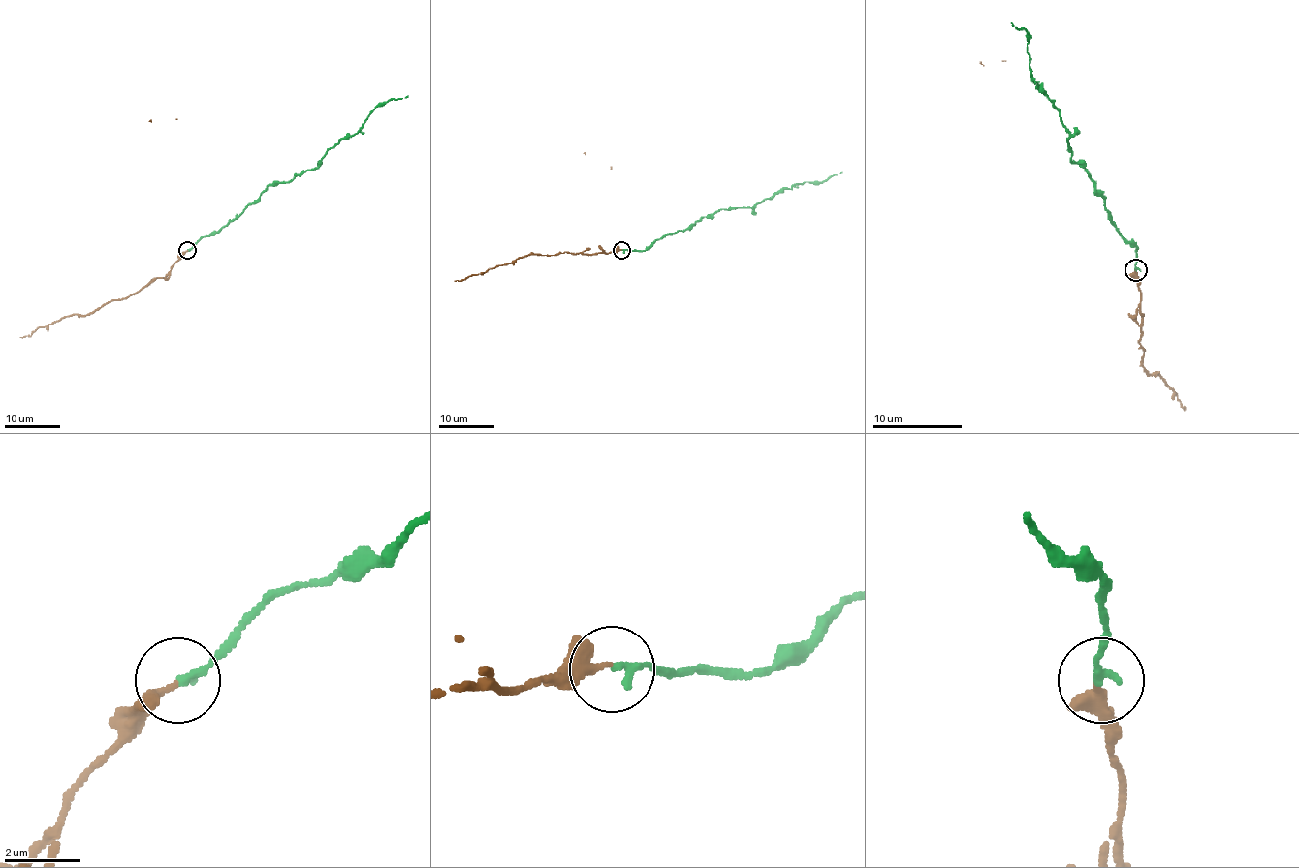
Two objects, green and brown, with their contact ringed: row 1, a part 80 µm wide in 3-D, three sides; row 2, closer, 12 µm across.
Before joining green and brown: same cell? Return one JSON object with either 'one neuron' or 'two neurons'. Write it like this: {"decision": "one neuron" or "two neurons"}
{"decision": "one neuron"}

